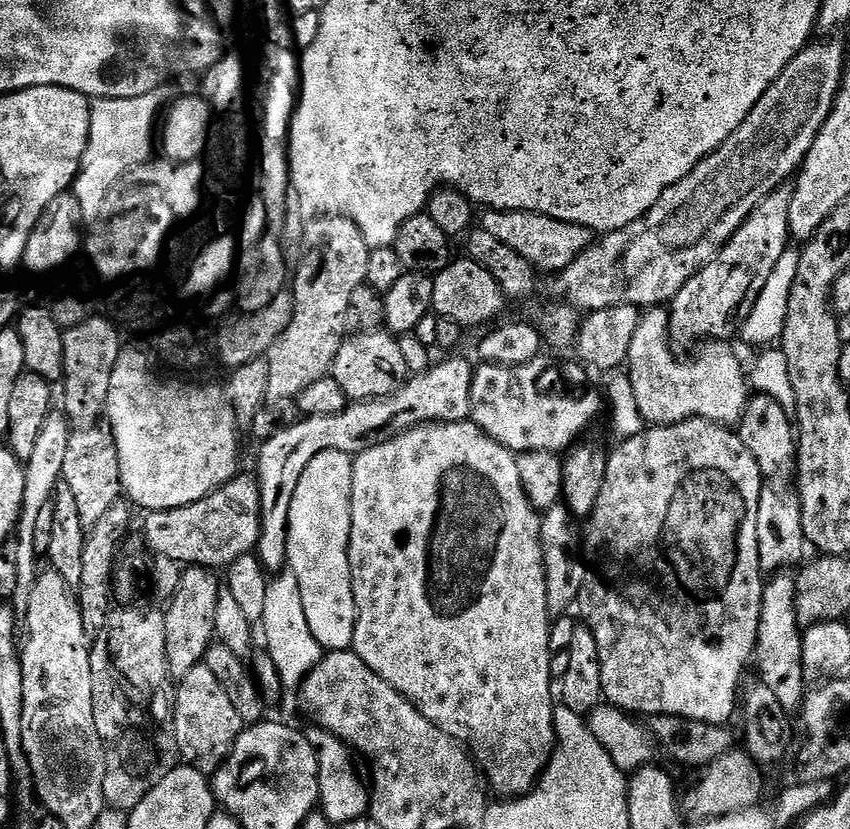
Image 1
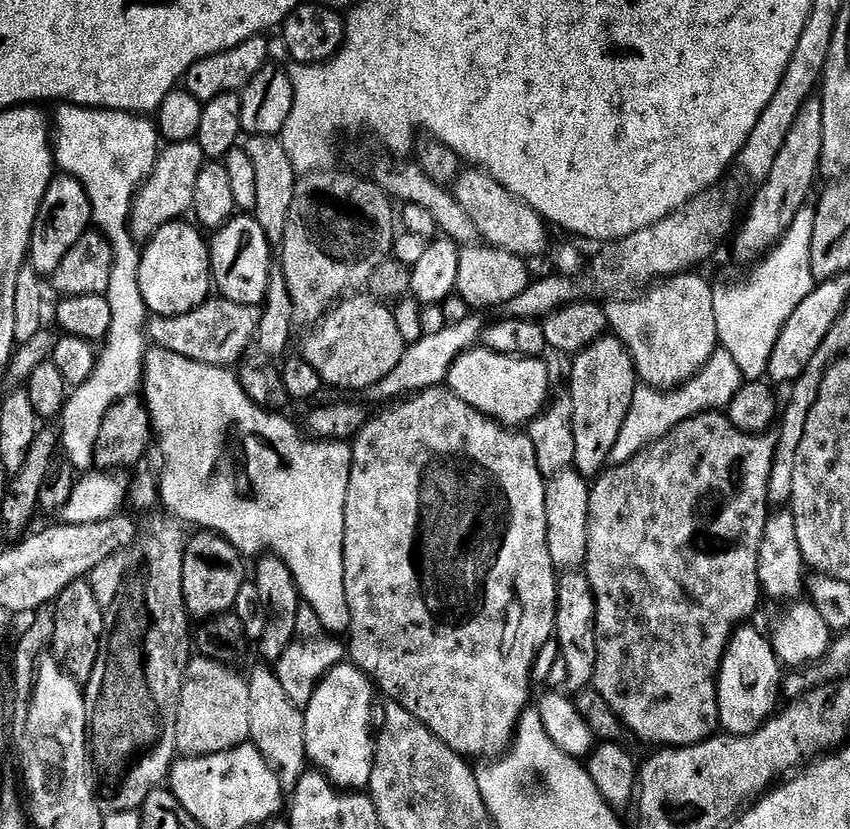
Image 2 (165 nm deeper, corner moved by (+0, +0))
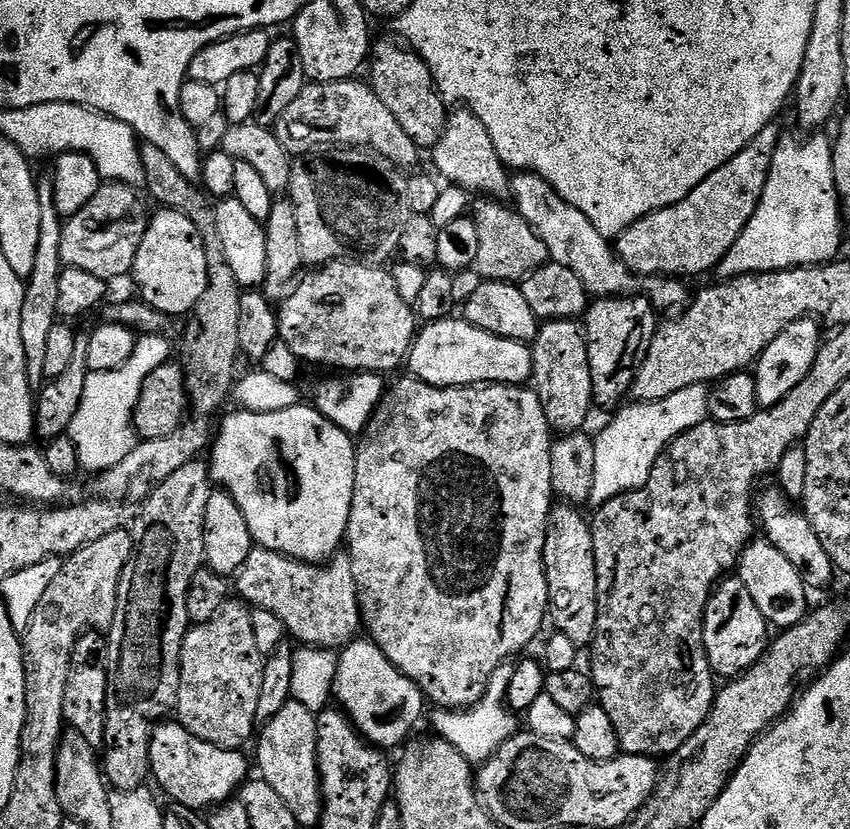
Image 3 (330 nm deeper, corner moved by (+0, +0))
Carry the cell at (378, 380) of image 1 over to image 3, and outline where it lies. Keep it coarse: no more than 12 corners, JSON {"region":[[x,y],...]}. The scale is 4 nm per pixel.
{"region":[[363,262],[309,271],[279,305],[305,365],[389,374],[418,317]]}

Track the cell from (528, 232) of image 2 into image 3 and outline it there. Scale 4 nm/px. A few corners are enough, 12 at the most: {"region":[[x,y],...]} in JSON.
{"region":[[466,107],[430,156],[441,181],[473,197],[512,196],[509,169]]}

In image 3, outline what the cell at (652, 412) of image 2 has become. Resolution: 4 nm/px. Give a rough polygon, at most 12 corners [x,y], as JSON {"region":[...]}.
{"region":[[707,385],[637,401],[593,441],[589,503],[645,485],[668,444],[709,419]]}

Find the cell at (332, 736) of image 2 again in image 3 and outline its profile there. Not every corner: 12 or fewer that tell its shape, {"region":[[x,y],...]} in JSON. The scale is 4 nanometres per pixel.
{"region":[[367,638],[339,653],[335,703],[373,748],[426,716],[422,689]]}

